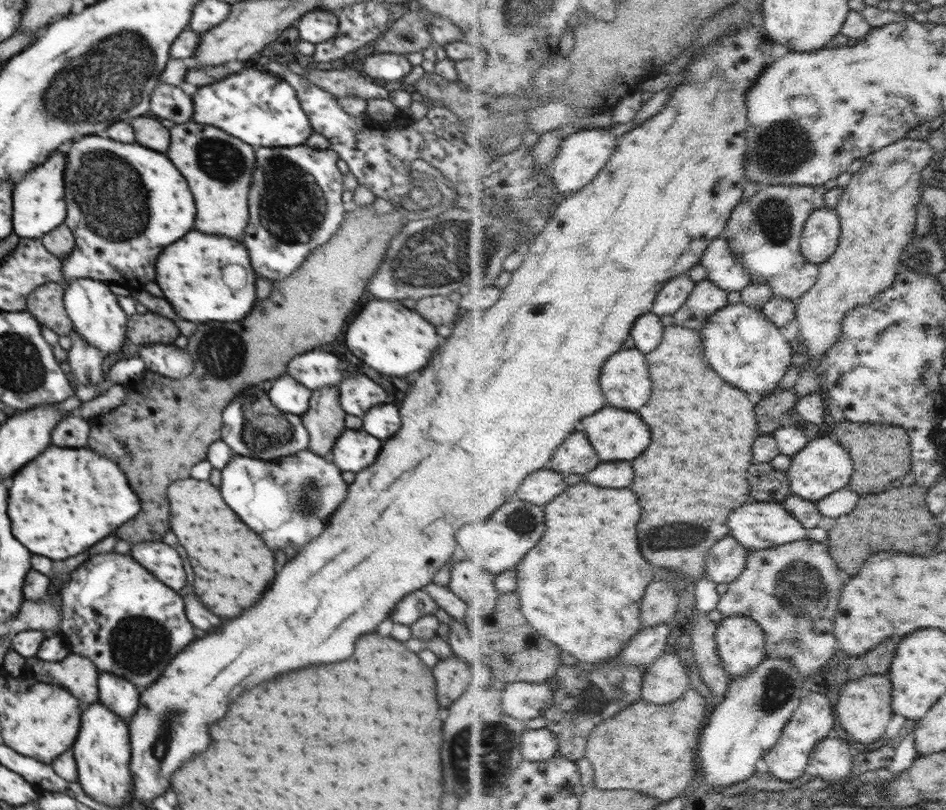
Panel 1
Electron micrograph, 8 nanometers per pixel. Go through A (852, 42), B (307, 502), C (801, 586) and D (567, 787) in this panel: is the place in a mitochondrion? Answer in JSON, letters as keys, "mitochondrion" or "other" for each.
{"A":"other","B":"mitochondrion","C":"mitochondrion","D":"other"}

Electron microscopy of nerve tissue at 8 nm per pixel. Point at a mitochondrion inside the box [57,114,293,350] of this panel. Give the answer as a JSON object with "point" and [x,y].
{"point":[108,192]}

